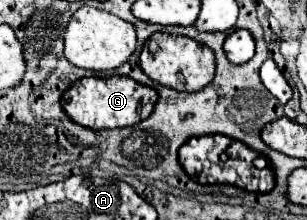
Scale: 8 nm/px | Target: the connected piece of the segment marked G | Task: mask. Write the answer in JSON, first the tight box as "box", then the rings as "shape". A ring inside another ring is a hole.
{"box":[63,77,157,129],"shape":[[[87,77],[77,81],[65,95],[63,95],[63,109],[71,121],[89,127],[89,129],[115,129],[137,125],[139,121],[147,119],[153,113],[157,91],[147,85],[139,85],[131,77]]]}

